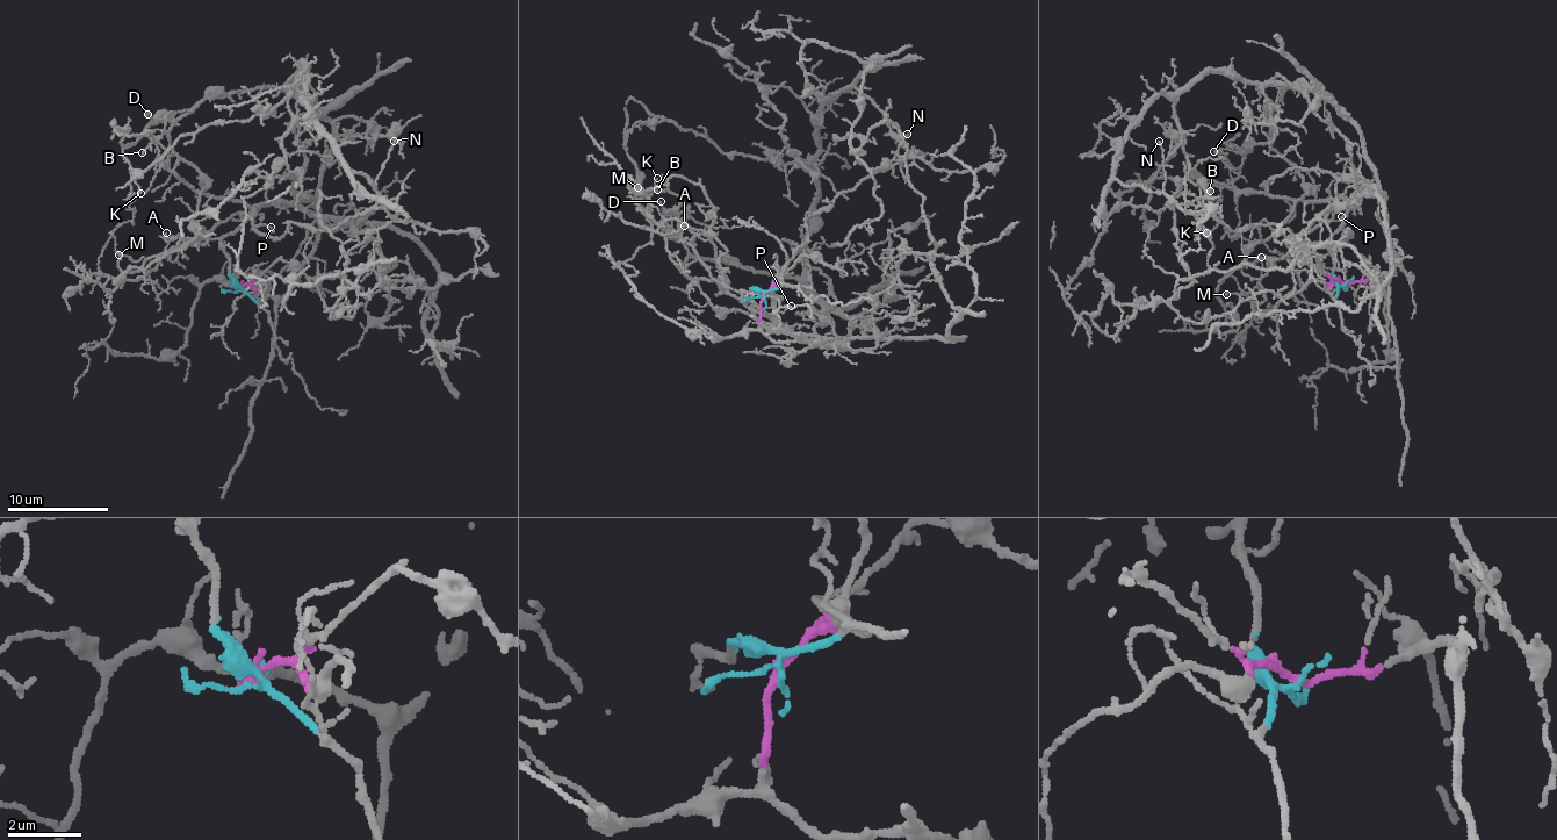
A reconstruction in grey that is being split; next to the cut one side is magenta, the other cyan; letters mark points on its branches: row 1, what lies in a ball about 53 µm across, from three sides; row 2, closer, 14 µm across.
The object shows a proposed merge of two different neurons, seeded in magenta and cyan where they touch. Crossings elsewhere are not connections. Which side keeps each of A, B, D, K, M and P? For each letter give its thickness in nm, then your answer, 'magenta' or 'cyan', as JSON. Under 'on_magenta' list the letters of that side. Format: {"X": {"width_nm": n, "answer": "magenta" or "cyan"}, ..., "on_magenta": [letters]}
{"A": {"width_nm": 120, "answer": "cyan"}, "B": {"width_nm": 140, "answer": "cyan"}, "D": {"width_nm": 110, "answer": "magenta"}, "K": {"width_nm": 110, "answer": "magenta"}, "M": {"width_nm": 100, "answer": "cyan"}, "P": {"width_nm": 110, "answer": "cyan"}, "on_magenta": ["D", "K"]}

